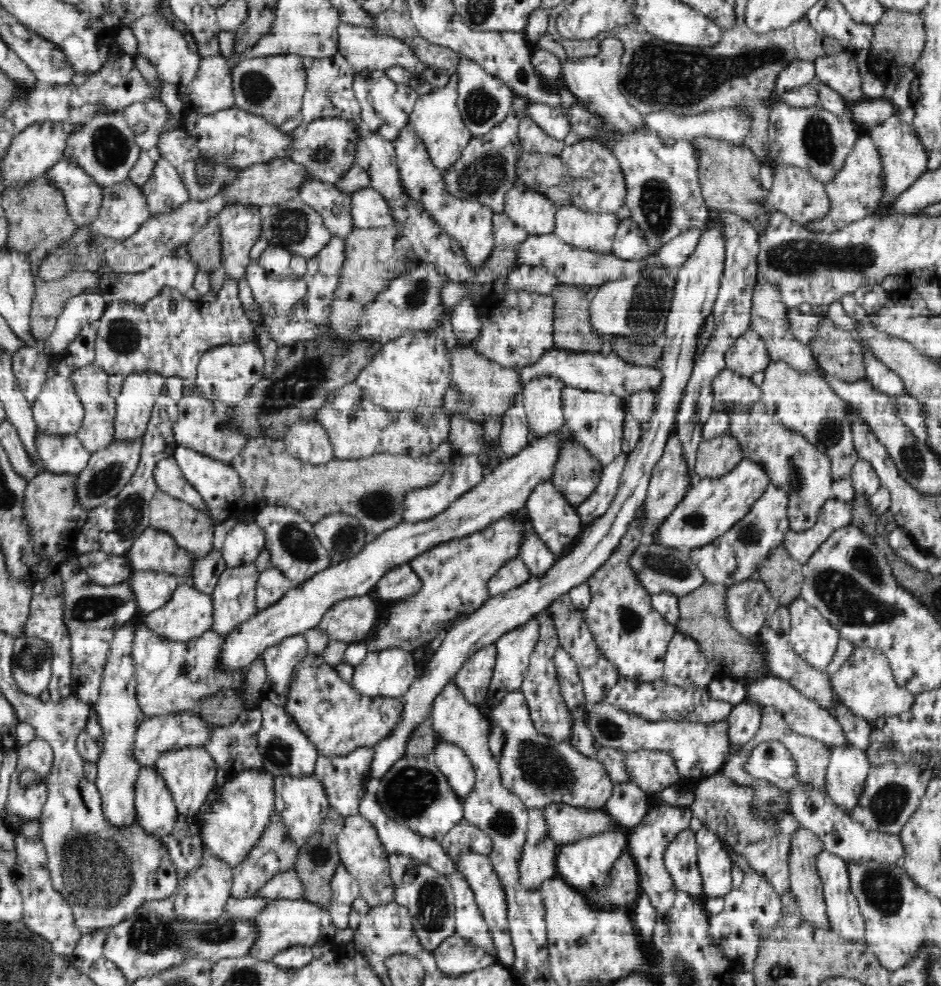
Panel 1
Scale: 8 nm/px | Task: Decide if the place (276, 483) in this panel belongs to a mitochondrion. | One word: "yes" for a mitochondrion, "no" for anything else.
no

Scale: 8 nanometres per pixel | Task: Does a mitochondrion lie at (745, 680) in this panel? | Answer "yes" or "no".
no

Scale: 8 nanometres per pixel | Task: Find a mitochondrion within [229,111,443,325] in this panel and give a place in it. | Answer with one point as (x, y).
(289, 226)

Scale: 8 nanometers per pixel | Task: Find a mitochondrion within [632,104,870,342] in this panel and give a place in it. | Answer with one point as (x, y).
(655, 198)

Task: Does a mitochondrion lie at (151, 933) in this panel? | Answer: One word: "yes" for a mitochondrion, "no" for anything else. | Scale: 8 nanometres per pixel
yes

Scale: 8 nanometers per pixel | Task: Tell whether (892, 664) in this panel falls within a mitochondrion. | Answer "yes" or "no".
no

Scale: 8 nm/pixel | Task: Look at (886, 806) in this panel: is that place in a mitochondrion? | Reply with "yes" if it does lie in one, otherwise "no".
yes

